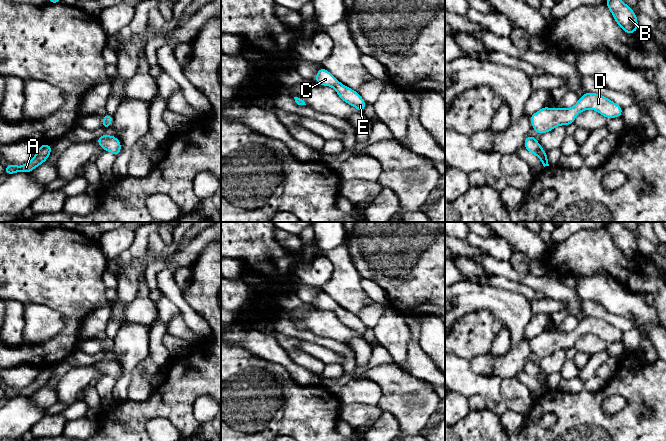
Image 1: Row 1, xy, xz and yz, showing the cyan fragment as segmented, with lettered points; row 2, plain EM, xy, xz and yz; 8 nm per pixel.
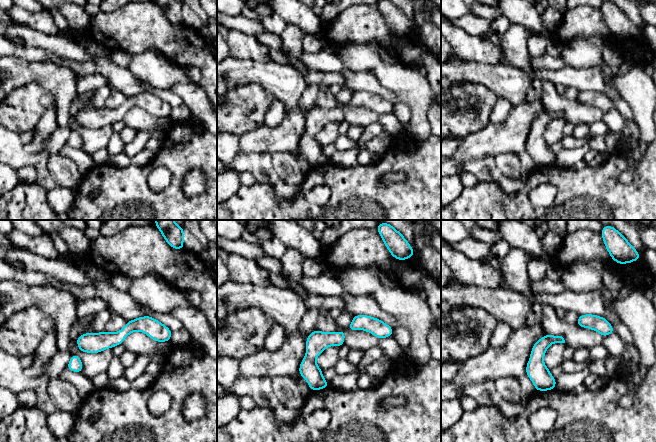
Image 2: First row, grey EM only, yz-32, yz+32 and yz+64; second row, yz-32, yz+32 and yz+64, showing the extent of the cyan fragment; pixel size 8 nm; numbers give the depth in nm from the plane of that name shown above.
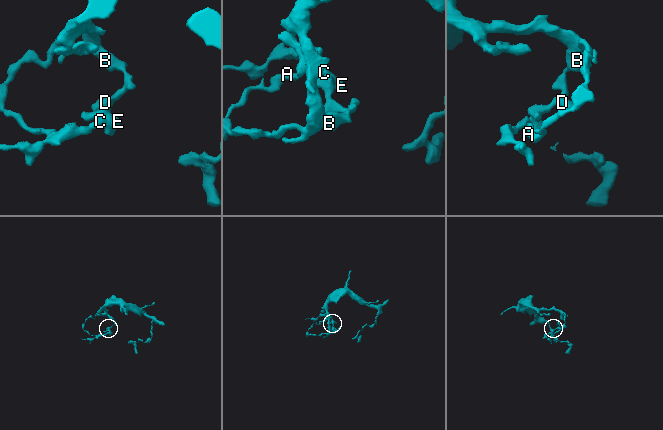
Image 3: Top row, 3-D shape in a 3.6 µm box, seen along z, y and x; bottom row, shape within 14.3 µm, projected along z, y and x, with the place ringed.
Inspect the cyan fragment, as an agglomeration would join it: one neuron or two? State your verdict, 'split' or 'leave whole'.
leave whole

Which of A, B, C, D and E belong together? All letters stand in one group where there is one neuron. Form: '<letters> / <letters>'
A B C D E

